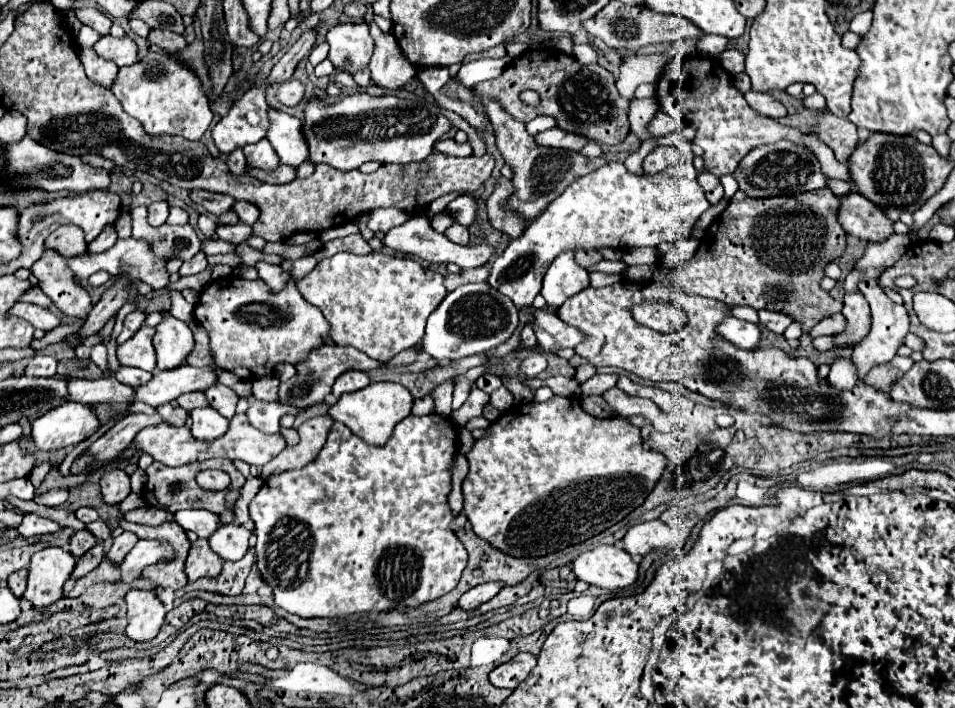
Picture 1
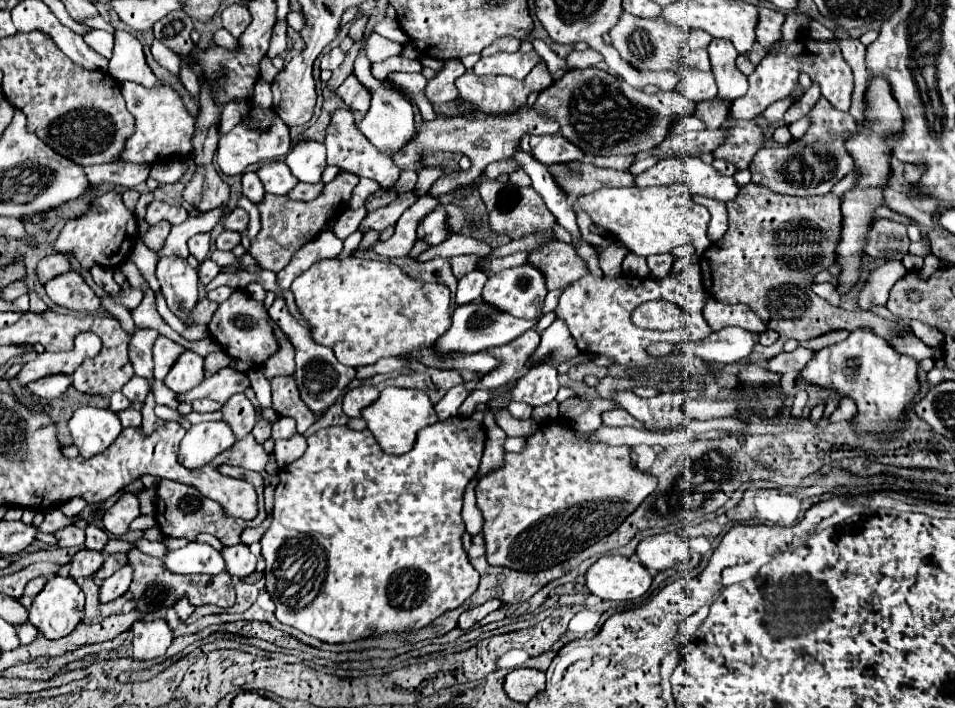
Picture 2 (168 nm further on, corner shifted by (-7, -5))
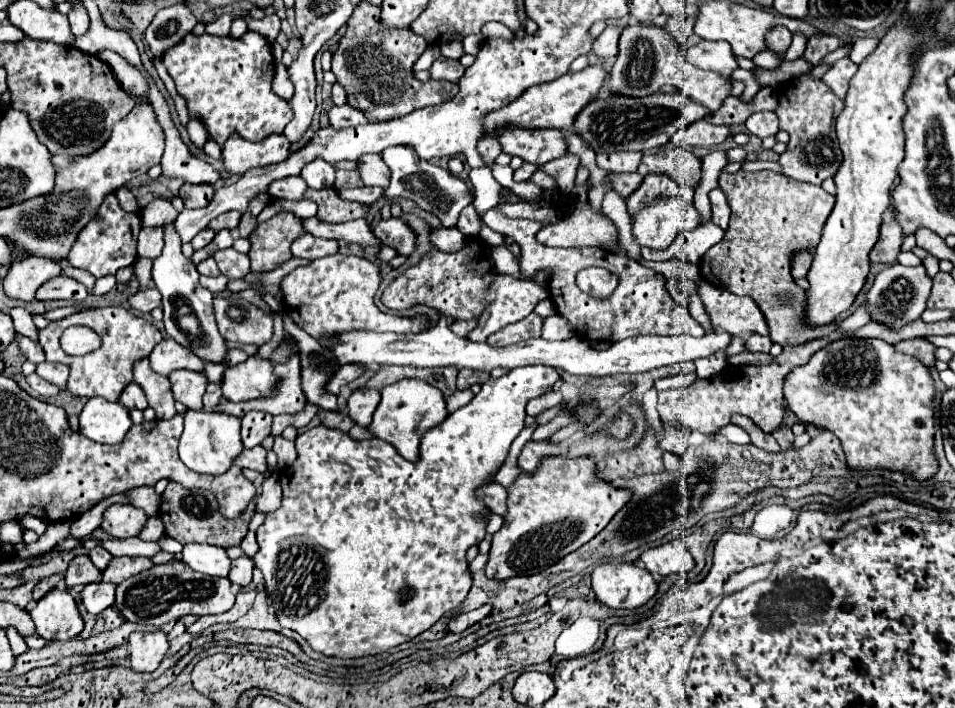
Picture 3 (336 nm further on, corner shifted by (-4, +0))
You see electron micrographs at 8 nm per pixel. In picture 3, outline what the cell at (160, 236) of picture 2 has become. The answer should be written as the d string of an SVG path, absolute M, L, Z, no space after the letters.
M154 226L154 228L142 228L138 236L138 256L146 258L158 258L164 248L164 228Z

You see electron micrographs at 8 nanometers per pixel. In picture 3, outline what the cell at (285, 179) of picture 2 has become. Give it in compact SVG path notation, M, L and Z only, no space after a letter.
M288 176L288 178L280 178L274 180L268 186L268 192L272 198L284 198L284 200L302 200L304 190L306 190L306 182L300 176Z

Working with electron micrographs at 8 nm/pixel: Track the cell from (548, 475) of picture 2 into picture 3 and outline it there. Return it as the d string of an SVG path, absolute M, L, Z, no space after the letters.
M546 456L538 462L534 472L520 468L518 478L506 492L508 512L504 514L502 528L492 536L486 564L486 576L498 580L538 574L556 564L592 540L632 498L632 490L616 488L598 476L592 456Z

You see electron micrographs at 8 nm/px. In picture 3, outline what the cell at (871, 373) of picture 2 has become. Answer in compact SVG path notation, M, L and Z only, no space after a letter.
M878 338L836 340L816 352L806 364L796 366L784 382L786 406L800 422L832 430L846 452L852 468L888 468L910 472L916 480L926 480L938 470L932 450L934 436L934 382L928 368L914 356L896 352L892 344Z

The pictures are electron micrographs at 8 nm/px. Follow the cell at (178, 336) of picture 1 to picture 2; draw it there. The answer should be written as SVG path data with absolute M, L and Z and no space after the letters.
M185 351L183 355L179 355L177 363L173 365L173 369L169 371L169 375L165 377L163 383L171 391L181 395L181 393L187 393L193 387L197 387L203 379L205 379L203 359L193 351Z

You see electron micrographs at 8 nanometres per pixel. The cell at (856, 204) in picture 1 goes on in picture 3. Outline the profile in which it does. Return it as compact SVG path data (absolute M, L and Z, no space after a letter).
M888 209L882 216L878 242L870 252L870 260L894 264L898 254L902 252L902 240L904 240L904 234L897 222L897 214Z

